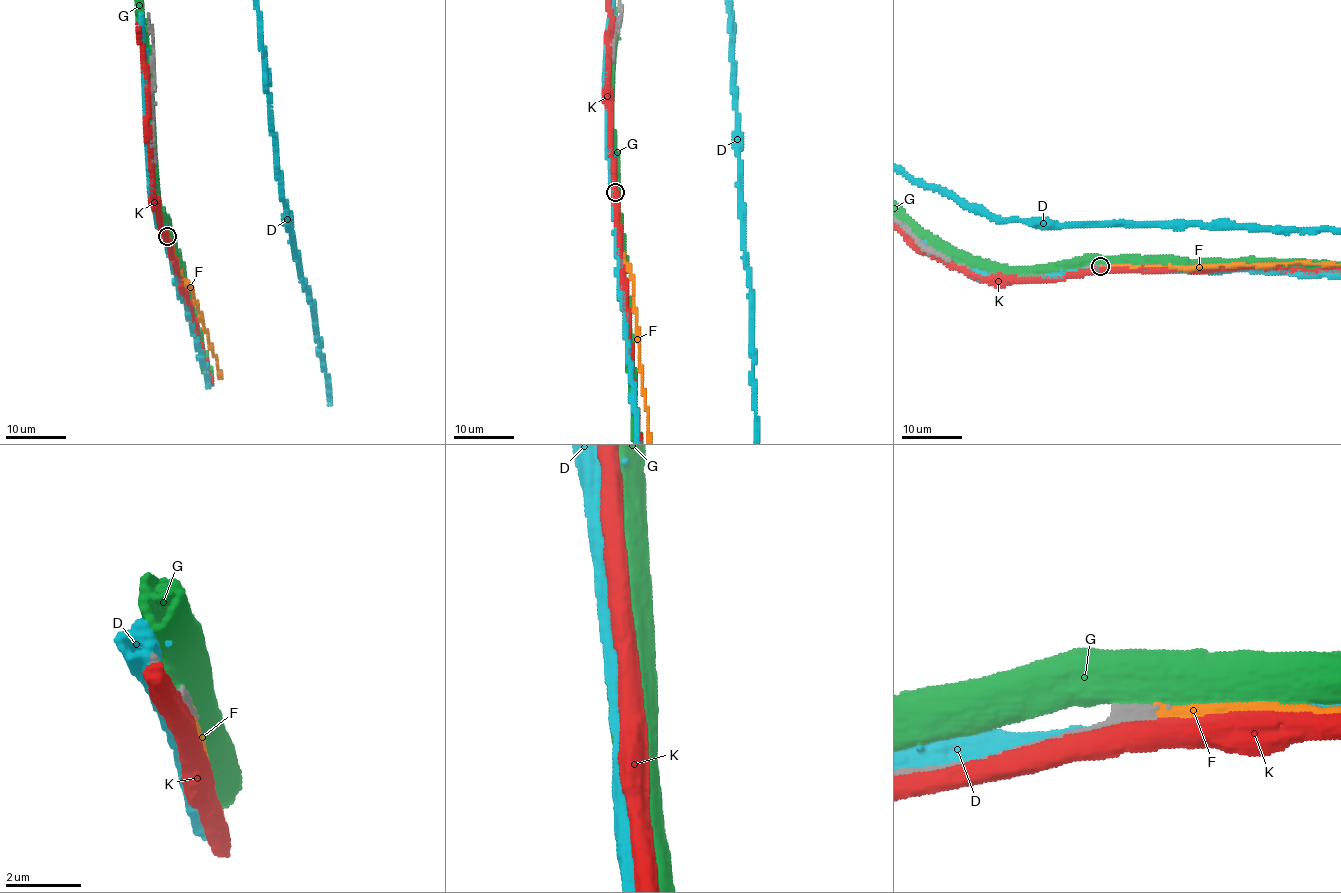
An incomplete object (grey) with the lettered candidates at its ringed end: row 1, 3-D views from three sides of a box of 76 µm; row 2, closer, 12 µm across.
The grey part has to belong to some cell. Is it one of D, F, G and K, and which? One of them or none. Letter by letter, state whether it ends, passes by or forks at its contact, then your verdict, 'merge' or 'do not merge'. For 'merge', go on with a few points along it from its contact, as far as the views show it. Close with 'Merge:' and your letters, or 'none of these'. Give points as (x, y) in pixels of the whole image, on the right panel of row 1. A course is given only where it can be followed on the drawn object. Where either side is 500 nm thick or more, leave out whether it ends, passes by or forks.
D: it passes by; do not merge
F: it ends; merge
G: do not merge
K: do not merge
Merge: F

